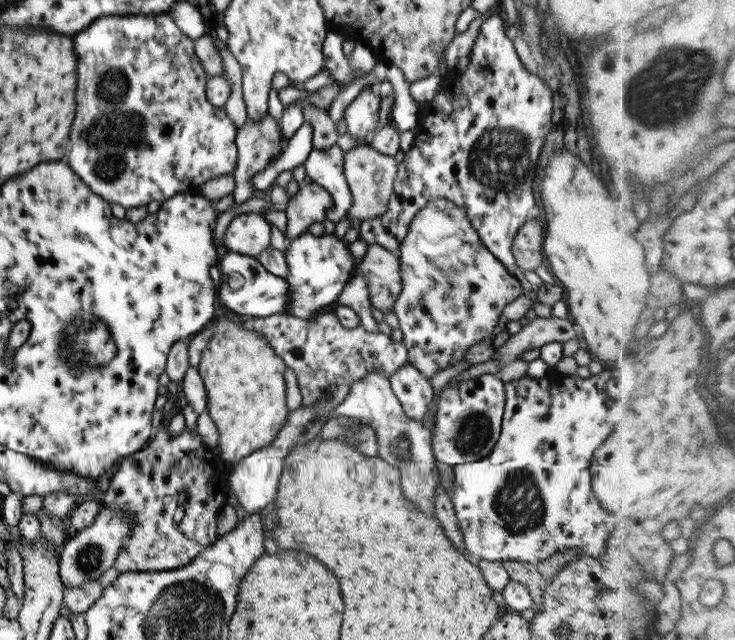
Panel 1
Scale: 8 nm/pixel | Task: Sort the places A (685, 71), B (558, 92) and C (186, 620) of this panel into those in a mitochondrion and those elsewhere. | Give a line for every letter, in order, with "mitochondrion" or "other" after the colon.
A: mitochondrion
B: other
C: mitochondrion

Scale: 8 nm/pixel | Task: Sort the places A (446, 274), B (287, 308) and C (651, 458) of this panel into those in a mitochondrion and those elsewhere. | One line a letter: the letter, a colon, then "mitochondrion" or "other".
A: mitochondrion
B: other
C: other

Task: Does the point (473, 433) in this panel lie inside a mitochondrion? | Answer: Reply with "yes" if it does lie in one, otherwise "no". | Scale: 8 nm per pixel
yes

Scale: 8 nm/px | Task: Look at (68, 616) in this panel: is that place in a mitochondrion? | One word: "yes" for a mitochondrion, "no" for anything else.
no

